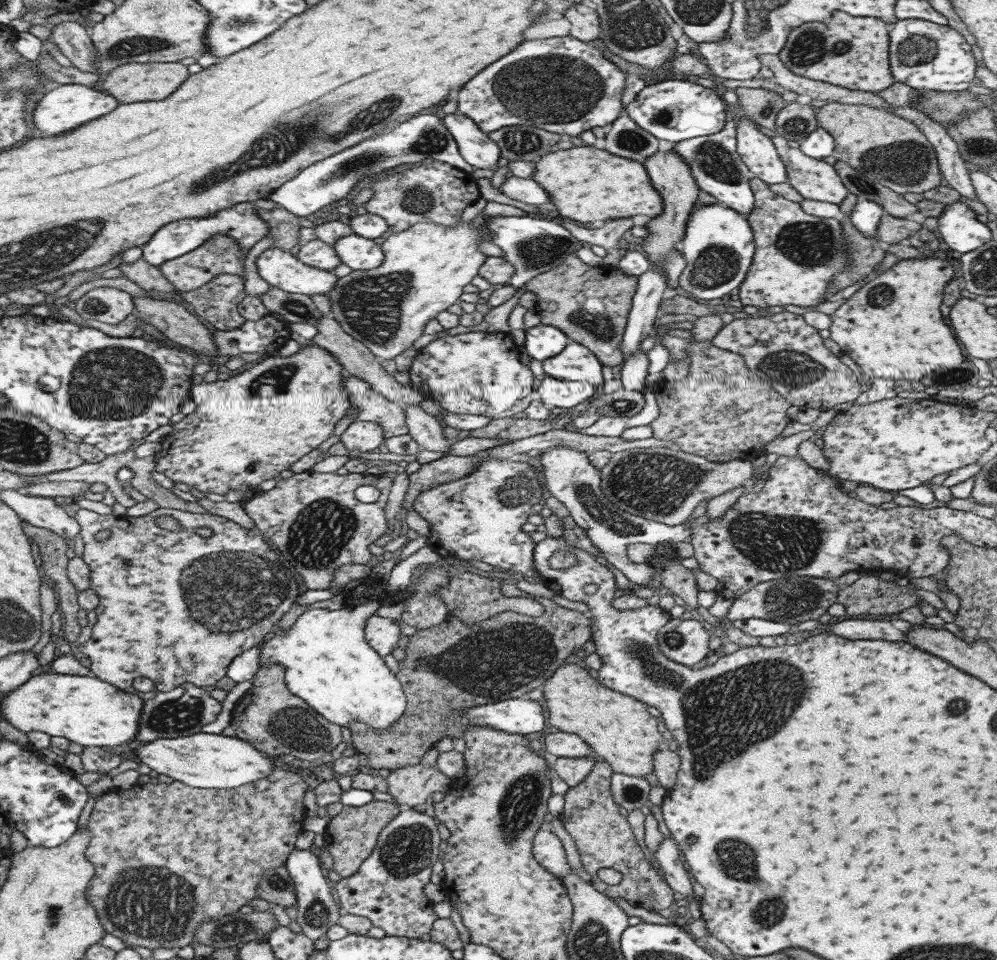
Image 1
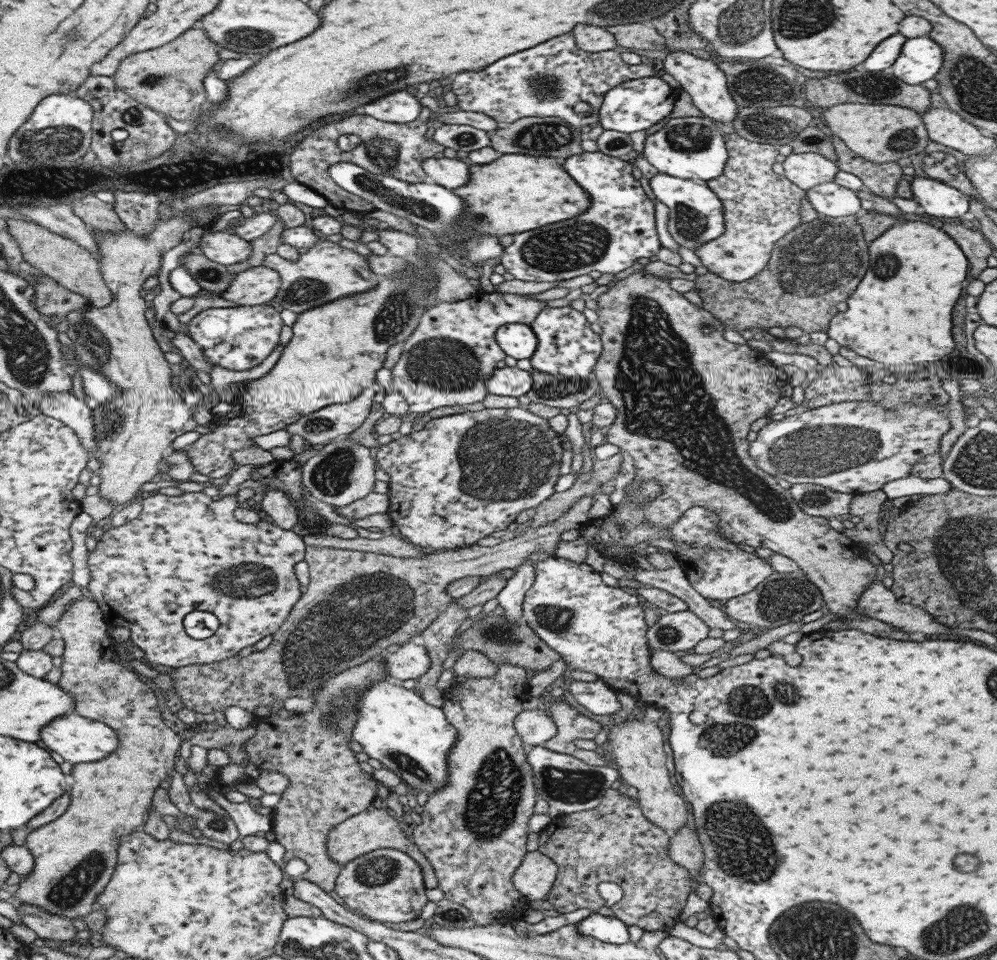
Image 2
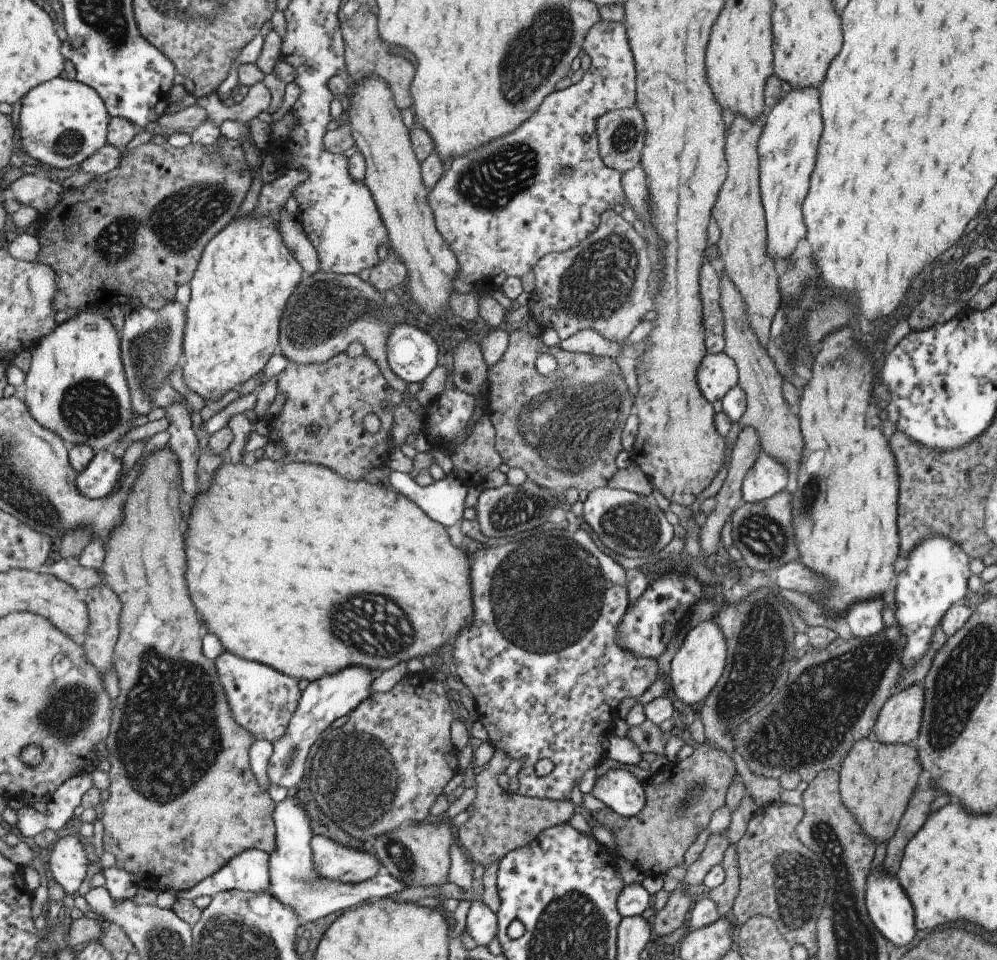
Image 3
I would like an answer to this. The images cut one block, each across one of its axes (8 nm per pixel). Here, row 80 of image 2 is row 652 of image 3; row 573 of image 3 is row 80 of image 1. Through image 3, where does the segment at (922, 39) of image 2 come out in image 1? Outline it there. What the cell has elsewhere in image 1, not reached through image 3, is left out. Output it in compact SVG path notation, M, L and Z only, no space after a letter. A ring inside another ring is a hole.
M906 18L888 24L888 63L895 82L919 91L948 93L964 91L975 76L975 60L963 36L951 27L919 18Z

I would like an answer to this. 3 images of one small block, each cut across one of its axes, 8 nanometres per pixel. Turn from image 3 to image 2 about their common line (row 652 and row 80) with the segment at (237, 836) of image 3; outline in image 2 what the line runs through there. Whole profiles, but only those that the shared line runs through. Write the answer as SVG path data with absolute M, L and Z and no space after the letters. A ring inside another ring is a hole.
M191 26L163 46L122 58L111 77L116 87L139 104L175 120L194 122L200 116L201 104L206 100L203 79L220 61L220 49L203 29Z

